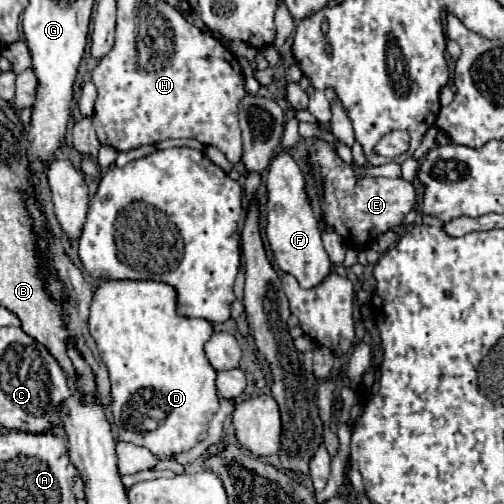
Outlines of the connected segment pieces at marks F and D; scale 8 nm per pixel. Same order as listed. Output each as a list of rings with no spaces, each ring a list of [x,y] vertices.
[[[278,153],[272,159],[266,187],[268,187],[266,237],[274,253],[274,259],[284,273],[290,273],[296,277],[302,289],[314,289],[330,275],[330,261],[322,247],[318,221],[306,197],[306,183],[304,183],[302,171],[290,155]]]
[[[112,279],[112,281],[104,281],[98,285],[98,289],[94,291],[94,299],[90,305],[90,317],[88,317],[88,329],[90,335],[94,337],[96,345],[98,345],[98,353],[100,359],[104,361],[104,365],[108,367],[110,373],[110,383],[112,383],[112,429],[114,429],[114,437],[120,441],[128,441],[140,447],[150,449],[152,453],[160,455],[160,457],[172,457],[178,451],[188,451],[190,447],[194,447],[196,443],[206,439],[206,431],[208,431],[208,423],[212,419],[212,415],[218,411],[220,403],[218,403],[218,391],[216,391],[216,371],[210,365],[210,361],[204,355],[204,343],[212,337],[214,329],[206,319],[182,317],[176,311],[176,289],[168,283],[162,281],[132,281],[132,279]]]

